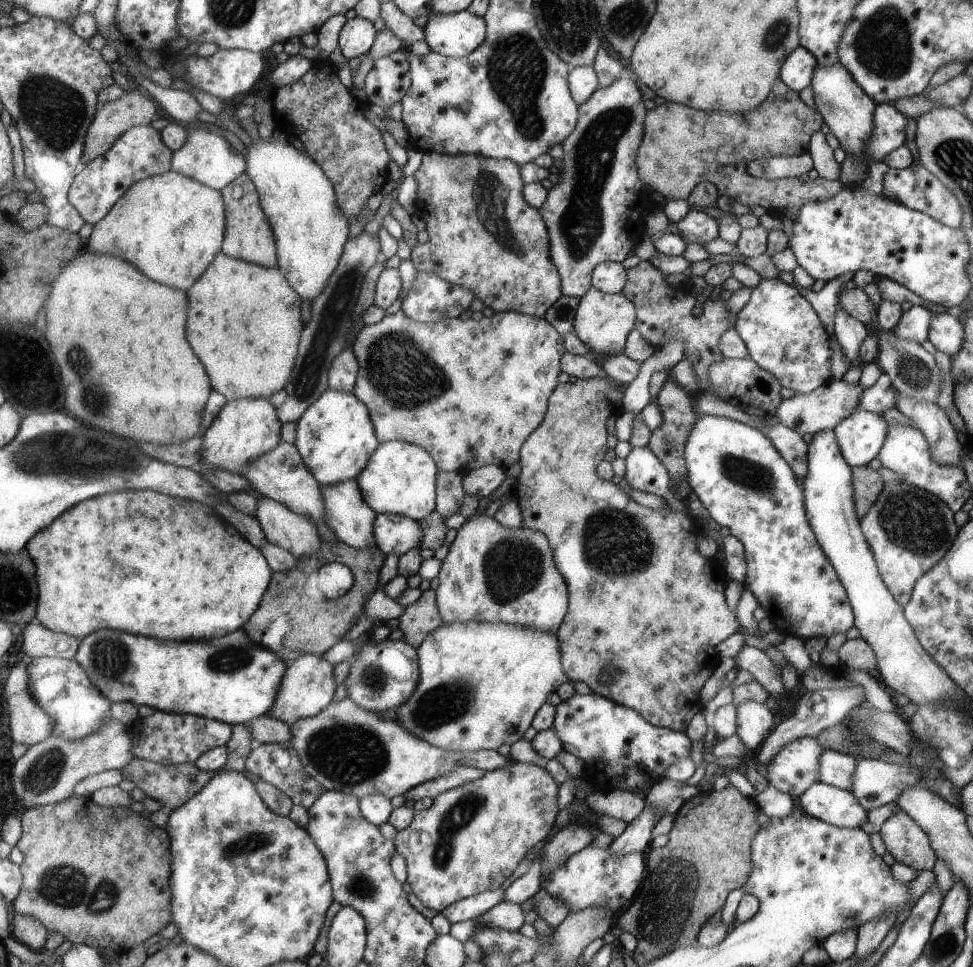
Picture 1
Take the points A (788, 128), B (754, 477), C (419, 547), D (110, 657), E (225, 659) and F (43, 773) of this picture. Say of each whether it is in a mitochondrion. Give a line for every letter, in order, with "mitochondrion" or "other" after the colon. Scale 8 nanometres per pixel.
A: other
B: mitochondrion
C: other
D: mitochondrion
E: mitochondrion
F: mitochondrion

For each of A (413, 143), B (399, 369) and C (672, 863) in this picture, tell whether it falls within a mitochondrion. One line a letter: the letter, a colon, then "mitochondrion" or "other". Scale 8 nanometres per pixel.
A: other
B: mitochondrion
C: mitochondrion

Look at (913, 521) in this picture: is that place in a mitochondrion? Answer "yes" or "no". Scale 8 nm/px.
yes

